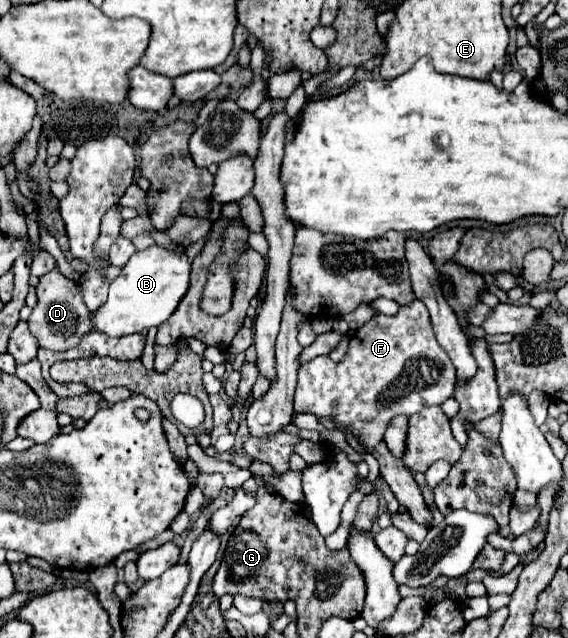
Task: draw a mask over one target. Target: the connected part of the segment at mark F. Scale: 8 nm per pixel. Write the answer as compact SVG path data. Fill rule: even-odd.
M415 299L411 305L401 307L393 317L377 315L359 327L349 341L349 353L341 363L323 355L301 365L295 389L295 411L333 417L343 431L351 425L357 439L367 447L373 447L383 439L389 421L395 415L409 417L425 405L441 405L453 395L453 389L453 363L435 339L425 303ZM363 403L383 405L371 419L367 419Z

